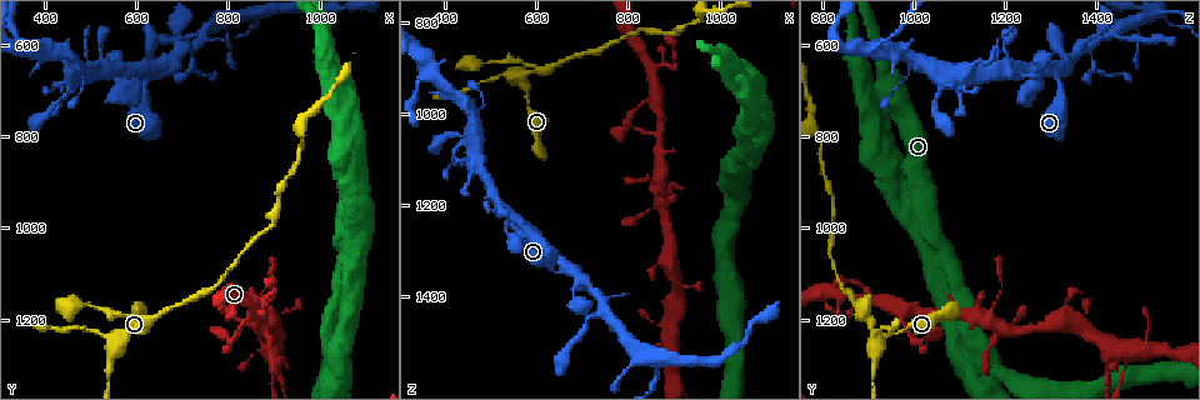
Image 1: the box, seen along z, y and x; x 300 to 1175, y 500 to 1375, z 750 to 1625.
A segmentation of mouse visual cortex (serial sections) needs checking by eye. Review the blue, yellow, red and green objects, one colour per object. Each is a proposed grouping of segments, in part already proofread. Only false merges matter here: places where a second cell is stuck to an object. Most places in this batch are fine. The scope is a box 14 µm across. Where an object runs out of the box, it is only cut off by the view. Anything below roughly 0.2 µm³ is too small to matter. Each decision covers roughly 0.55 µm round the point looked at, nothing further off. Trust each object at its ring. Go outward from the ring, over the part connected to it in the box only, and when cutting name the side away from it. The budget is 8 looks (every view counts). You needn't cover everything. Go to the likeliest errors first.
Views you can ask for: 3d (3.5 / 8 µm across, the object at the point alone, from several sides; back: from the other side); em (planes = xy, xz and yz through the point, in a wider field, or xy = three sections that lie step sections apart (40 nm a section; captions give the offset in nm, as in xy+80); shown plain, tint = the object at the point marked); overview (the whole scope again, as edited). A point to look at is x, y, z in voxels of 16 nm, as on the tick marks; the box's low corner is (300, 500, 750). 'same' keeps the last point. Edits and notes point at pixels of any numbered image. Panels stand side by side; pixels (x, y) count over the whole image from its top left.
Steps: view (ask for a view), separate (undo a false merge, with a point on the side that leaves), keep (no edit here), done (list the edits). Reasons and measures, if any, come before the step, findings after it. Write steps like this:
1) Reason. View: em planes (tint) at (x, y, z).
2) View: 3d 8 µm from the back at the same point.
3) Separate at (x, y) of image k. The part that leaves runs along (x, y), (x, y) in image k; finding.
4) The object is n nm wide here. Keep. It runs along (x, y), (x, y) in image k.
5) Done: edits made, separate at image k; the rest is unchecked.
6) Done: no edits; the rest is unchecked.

View: em xy step 2 (tint) at (610, 1210, 910).

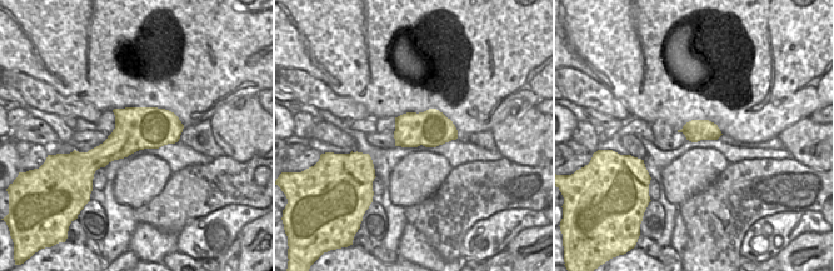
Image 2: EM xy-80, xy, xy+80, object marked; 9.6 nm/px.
See where the arms go. View: 3d 3.5 µm at the same point.

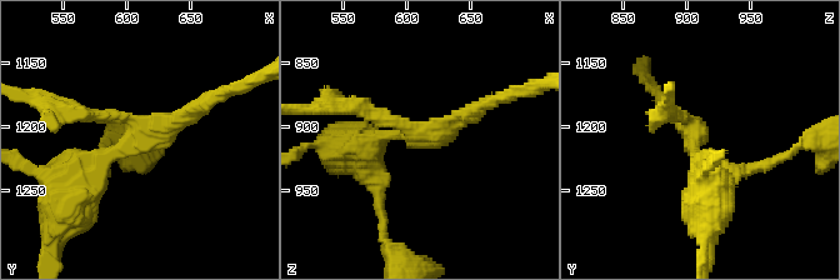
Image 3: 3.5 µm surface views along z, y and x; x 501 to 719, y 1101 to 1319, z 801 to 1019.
3 arms meet here. Keep. It runs along (86, 174), (205, 104) in image 3; one cell here.

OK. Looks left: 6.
Two arms at a narrow angle. View: 3d 8 µm at (895, 1270, 1450).

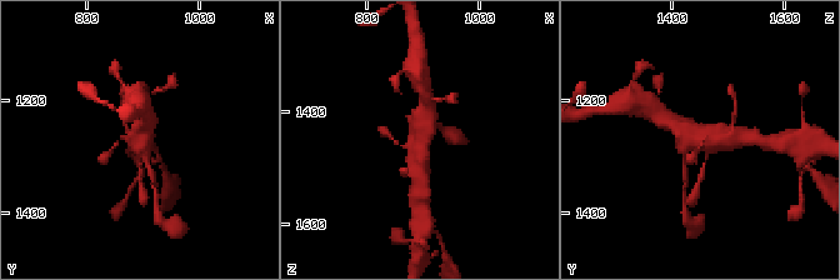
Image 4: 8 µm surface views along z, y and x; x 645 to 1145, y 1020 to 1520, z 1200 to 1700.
Need the tissue. View: em planes (tint) at (890, 1270, 1445).

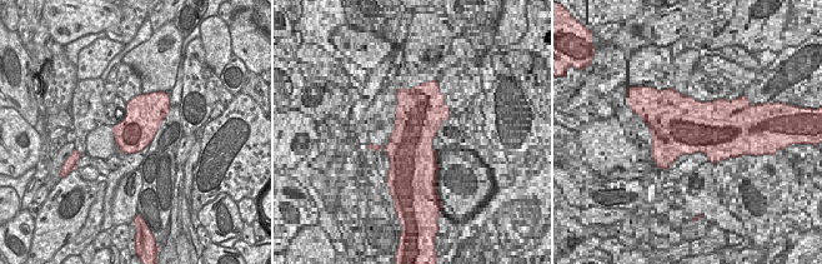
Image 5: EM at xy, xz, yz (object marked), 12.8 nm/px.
Keep. It runs along (663, 115), (691, 139), (725, 139) in image 4; continuous, no second cell.

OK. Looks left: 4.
View: 3d 3.5 µm at (1055, 855, 930).

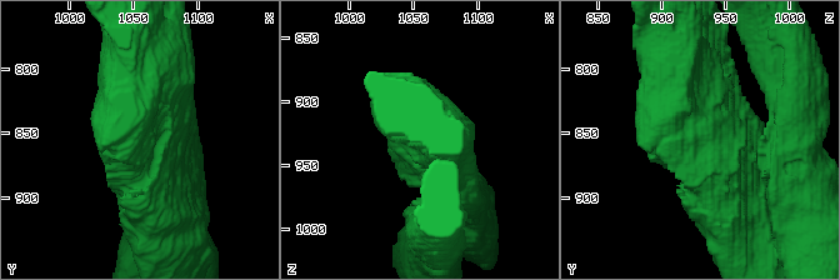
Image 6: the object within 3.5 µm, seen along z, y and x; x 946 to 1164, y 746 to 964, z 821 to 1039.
View: em xy step 2 (tint) at (1056, 848, 926).

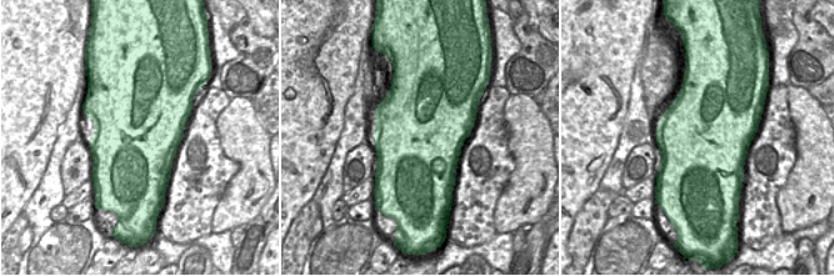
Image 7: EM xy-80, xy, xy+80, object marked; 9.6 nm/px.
Keep. It runs along (730, 201), (675, 105), (673, 55) in image 6; all the same cell.

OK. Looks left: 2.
Done: no edits; the rest is unchecked.

